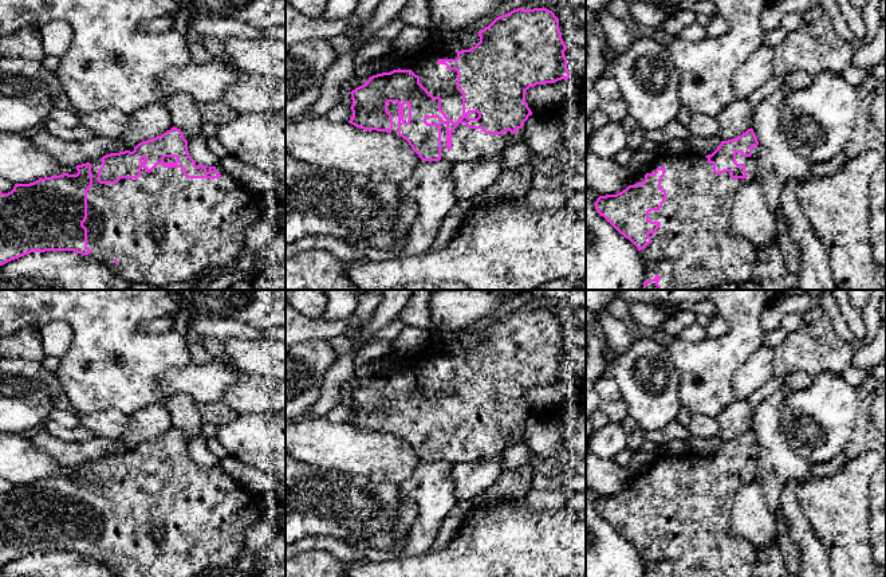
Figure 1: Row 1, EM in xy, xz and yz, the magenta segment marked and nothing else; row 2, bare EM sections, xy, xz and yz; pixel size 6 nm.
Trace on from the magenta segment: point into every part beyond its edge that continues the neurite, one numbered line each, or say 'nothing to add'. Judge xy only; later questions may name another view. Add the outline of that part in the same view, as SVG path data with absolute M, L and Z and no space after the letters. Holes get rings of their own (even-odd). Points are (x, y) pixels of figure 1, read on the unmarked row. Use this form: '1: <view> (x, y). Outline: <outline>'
1: xy (161, 525). Outline: M101 459L90 462L92 487L87 491L88 554L117 577L205 577L233 568L244 553L245 530L260 521L265 506L220 466L218 479L188 479L181 468L158 464L138 479L99 484Z

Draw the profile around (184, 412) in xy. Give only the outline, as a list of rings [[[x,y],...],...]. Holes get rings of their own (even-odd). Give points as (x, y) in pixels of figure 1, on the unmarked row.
[[[177,393],[166,397],[162,405],[168,409],[173,427],[184,433],[186,441],[201,433],[204,421],[198,404],[192,397]]]

